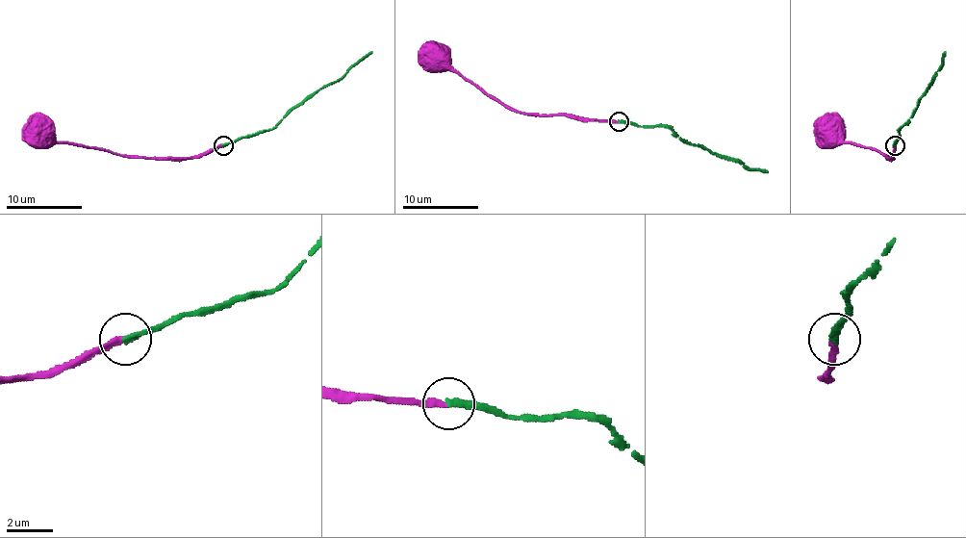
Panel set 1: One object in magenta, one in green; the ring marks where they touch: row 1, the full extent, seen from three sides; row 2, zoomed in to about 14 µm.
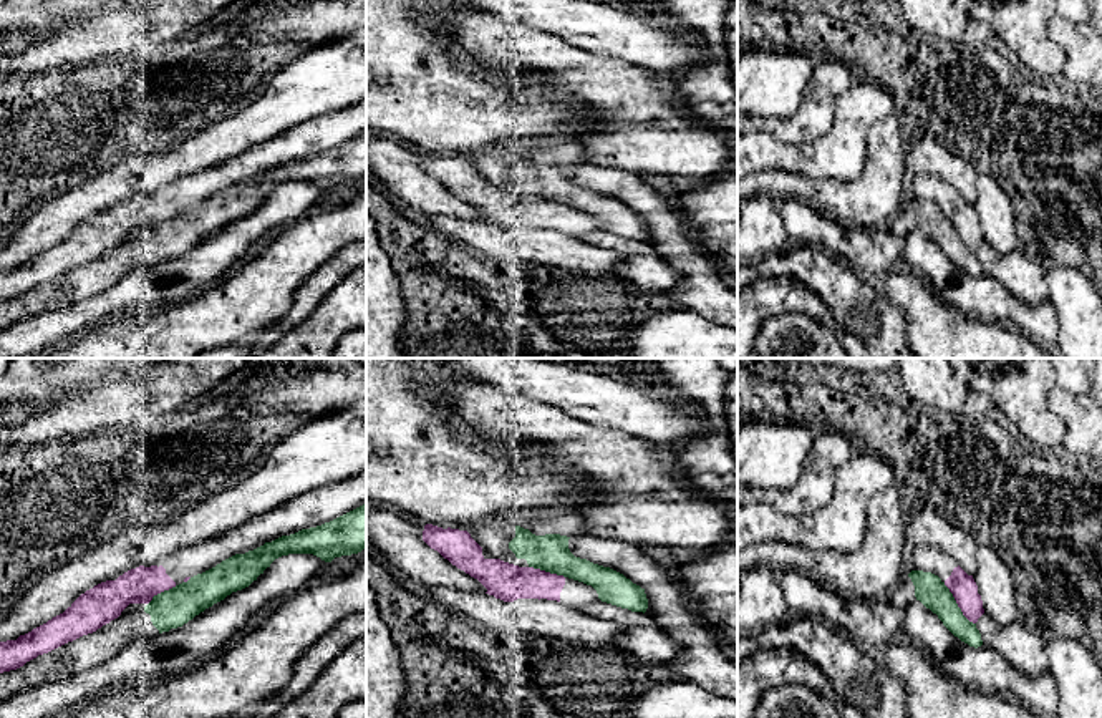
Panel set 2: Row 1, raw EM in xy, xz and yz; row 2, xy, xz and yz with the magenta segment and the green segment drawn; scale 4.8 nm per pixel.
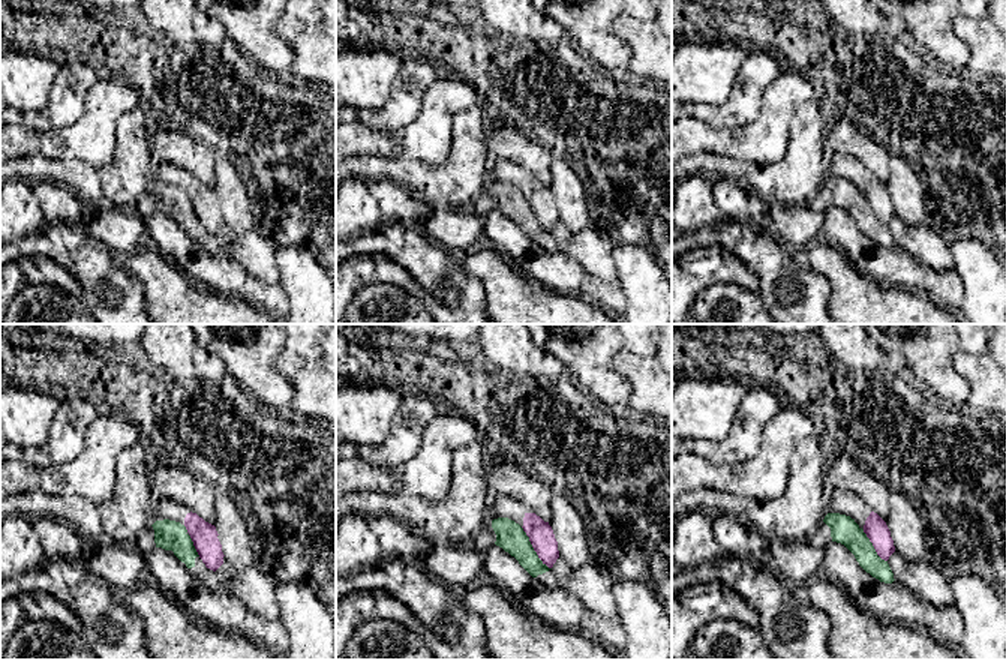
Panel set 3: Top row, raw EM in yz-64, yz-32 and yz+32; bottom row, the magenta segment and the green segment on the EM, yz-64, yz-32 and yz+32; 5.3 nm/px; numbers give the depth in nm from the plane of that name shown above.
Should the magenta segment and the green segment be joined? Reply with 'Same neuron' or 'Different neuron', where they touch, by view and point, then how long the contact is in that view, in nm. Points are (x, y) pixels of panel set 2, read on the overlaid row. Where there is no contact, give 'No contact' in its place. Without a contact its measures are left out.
Different neuron. Touches magenta at yz (956, 602). Shared border 260 nm

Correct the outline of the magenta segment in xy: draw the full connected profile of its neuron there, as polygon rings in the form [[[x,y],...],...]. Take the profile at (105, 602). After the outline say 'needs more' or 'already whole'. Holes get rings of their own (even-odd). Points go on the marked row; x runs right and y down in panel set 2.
[[[366,471],[335,484],[317,488],[283,502],[270,512],[260,514],[227,534],[202,541],[192,547],[182,549],[157,560],[151,567],[139,565],[119,575],[116,580],[106,580],[81,594],[63,614],[46,623],[20,635],[17,640],[0,642],[0,673],[17,670],[38,655],[48,653],[83,635],[93,633],[111,620],[118,619],[129,604],[149,604],[154,595],[169,590],[191,577],[202,574],[222,560],[254,551],[265,542],[282,536],[295,534],[330,522],[366,502]]]; needs more

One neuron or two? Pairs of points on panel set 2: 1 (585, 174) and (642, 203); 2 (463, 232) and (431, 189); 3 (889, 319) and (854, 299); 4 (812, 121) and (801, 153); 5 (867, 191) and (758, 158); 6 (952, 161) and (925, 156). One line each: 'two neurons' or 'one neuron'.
1: one neuron
2: two neurons
3: one neuron
4: two neurons
5: two neurons
6: one neuron

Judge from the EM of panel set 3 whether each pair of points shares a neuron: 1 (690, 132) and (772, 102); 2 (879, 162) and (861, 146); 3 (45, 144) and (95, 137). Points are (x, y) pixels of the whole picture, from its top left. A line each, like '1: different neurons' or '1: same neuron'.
1: same neuron
2: same neuron
3: same neuron

